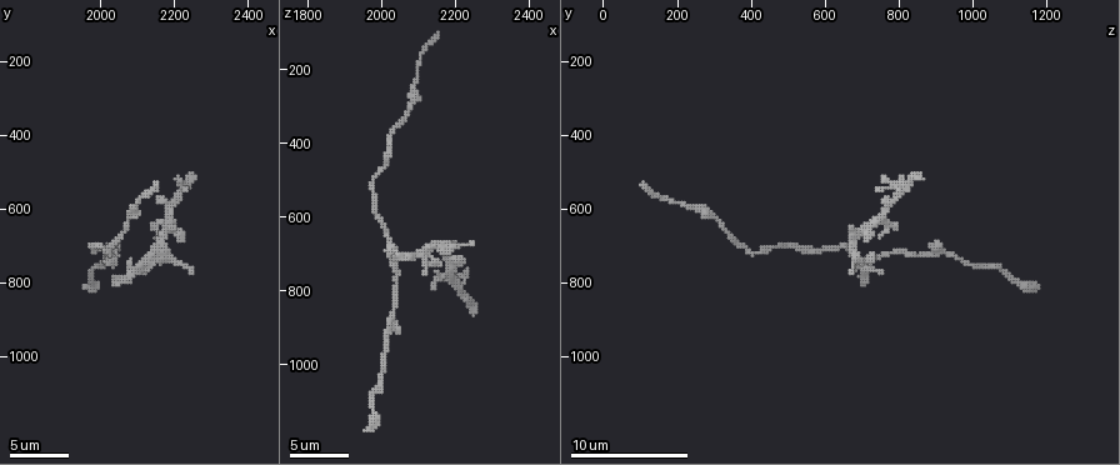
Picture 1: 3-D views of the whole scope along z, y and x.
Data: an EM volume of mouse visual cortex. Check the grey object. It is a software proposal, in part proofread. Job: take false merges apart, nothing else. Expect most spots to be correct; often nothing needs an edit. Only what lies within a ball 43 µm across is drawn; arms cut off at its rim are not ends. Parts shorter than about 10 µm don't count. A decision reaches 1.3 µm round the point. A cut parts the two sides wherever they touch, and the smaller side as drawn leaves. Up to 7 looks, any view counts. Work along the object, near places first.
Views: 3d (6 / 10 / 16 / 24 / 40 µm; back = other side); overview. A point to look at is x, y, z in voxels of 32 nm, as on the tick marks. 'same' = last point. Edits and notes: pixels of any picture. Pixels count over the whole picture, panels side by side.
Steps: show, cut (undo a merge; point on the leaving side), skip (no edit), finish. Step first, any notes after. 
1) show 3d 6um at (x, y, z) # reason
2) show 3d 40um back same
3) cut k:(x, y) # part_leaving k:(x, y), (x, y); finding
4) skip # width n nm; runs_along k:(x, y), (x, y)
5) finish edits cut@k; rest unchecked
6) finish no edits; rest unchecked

show 3d 6um at (2010, 730, 930) # sudden change in width

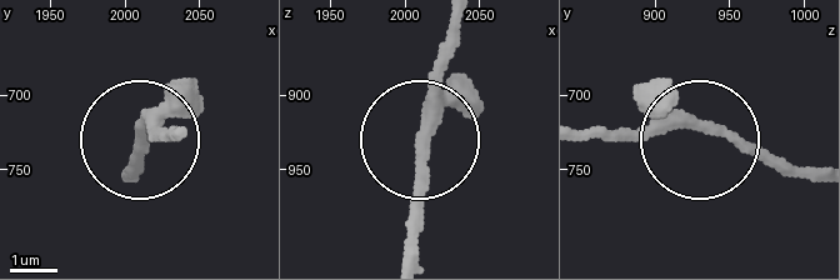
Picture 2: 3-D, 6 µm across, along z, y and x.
skip # one neuron here

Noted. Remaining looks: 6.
show 3d 6um at (2060, 790, 710) # calibre changes

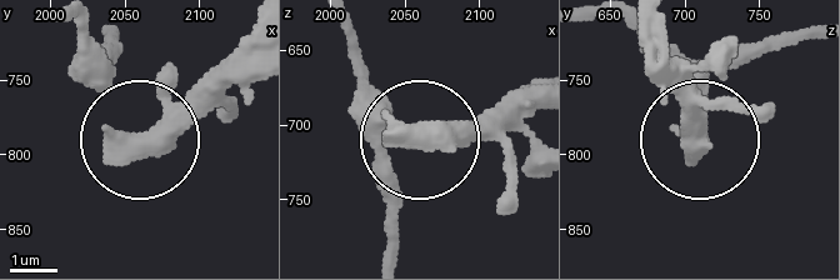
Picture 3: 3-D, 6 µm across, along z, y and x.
show 3d 6um back at (2058, 788, 708) # from behind

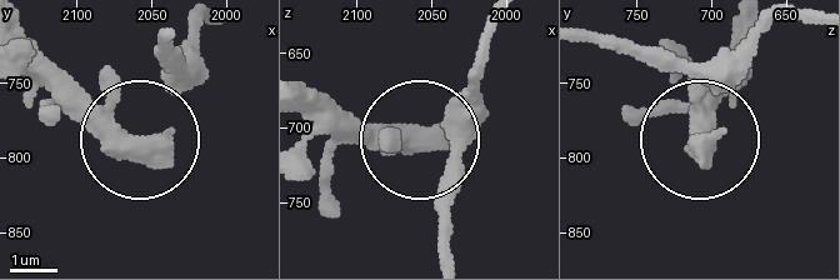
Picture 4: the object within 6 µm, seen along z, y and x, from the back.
skip # runs_along 4:(203, 26), (195, 74), (164, 134), (115, 130), (48, 66); one neuron here

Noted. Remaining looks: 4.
show 3d 6um at (2030, 720, 410) # thick turns thin

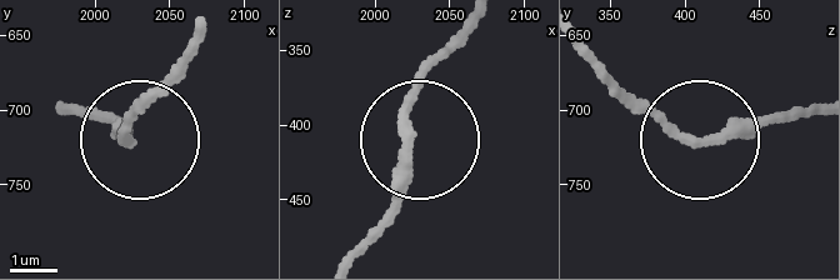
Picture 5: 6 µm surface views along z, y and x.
skip # width 220 nm; runs_along 5:(354, 250), (394, 203), (418, 83), (469, 26); all the same neuron

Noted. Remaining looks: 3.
finish no edits; rest unchecked

